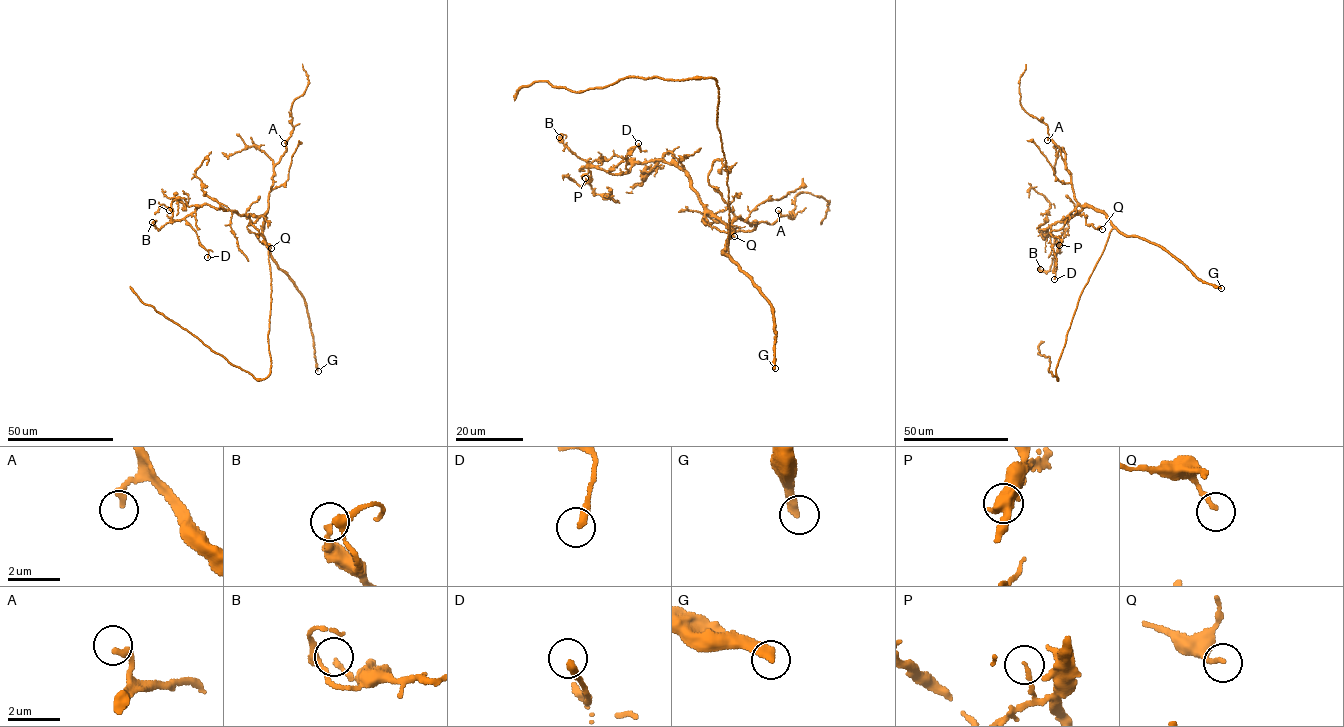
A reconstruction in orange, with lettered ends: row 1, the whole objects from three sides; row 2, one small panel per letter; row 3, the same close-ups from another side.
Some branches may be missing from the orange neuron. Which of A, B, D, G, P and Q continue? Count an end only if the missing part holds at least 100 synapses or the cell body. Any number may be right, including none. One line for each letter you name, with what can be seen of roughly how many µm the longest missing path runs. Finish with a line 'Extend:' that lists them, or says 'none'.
G: 600 µm
Extend: G

